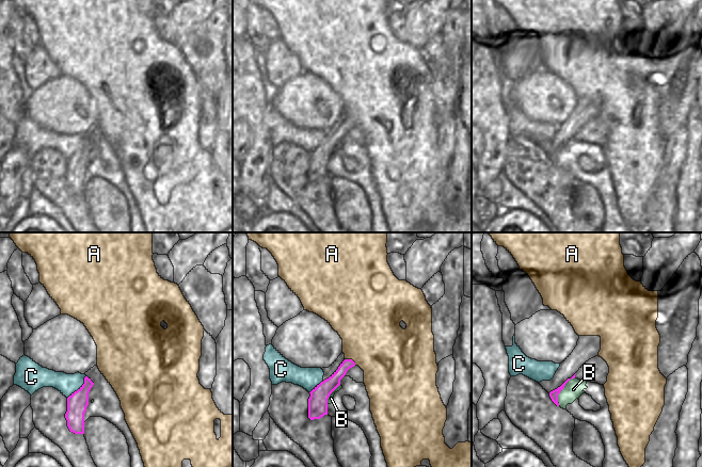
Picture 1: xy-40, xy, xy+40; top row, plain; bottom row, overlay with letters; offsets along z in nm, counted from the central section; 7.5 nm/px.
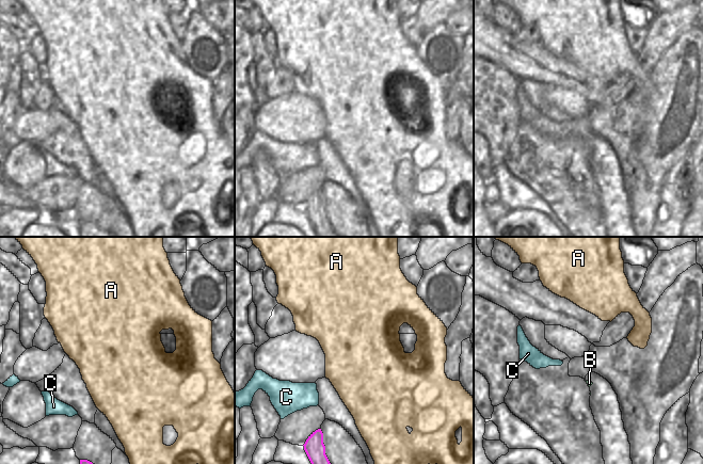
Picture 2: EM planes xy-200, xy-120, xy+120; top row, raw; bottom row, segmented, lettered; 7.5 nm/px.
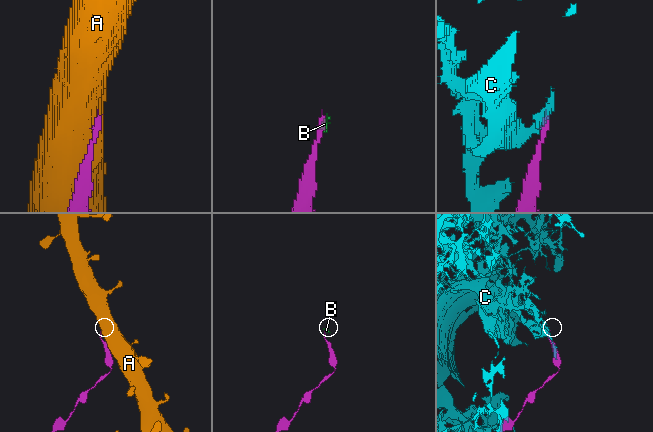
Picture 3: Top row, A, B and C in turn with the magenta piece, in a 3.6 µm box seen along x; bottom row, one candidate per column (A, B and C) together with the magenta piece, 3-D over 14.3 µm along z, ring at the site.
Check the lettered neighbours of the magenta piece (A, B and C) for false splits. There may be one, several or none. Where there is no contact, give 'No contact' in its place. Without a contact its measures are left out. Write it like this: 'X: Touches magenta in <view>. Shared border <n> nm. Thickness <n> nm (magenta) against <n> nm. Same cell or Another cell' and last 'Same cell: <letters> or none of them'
A: Touches magenta in xy. Shared border 100 nm. Thickness 100 nm (magenta) against 460 nm. Another cell
B: Touches magenta in xy+40. Shared border 240 nm. Thickness 60 nm (magenta) against 140 nm. Another cell
C: Touches magenta in xy-40. Shared border 220 nm. Thickness 160 nm (magenta) against 160 nm. Another cell
Same cell: none of them.

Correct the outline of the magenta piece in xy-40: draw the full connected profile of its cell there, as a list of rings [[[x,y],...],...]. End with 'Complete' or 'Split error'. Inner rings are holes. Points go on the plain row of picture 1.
[[[87,138],[84,145],[67,159],[67,173],[65,179],[70,193],[84,195],[84,175],[89,166],[89,154],[94,144]]]. Complete.

